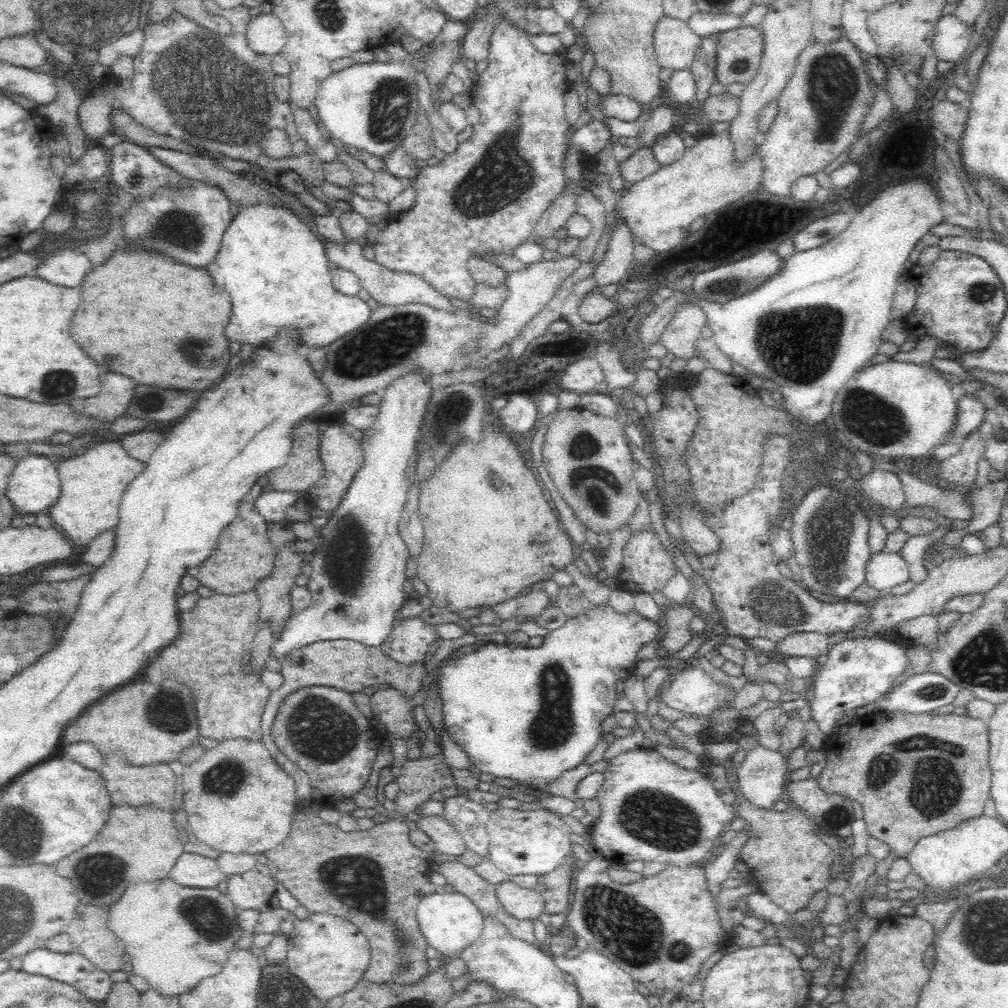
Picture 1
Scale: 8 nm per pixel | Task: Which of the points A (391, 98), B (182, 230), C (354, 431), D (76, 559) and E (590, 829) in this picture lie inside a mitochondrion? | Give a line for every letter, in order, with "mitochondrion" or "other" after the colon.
A: mitochondrion
B: mitochondrion
C: other
D: other
E: other

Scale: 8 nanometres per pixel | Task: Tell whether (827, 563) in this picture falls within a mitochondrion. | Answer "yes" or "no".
yes

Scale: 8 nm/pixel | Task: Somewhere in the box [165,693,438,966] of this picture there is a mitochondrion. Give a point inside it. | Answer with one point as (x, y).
(328, 735)

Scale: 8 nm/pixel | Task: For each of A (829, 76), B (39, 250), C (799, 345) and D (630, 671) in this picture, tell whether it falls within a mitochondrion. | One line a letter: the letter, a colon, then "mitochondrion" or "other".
A: mitochondrion
B: other
C: mitochondrion
D: other

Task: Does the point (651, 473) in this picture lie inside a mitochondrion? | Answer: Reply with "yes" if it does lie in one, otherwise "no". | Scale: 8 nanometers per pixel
no

